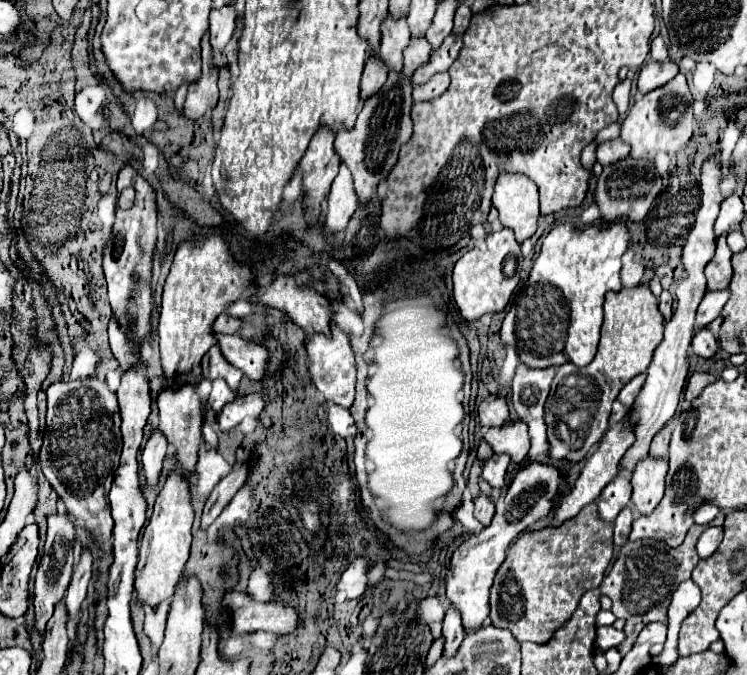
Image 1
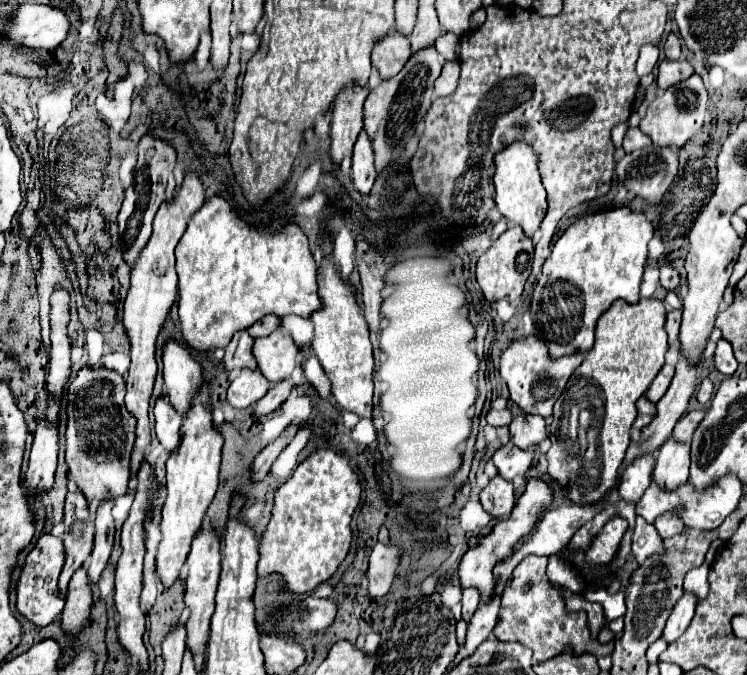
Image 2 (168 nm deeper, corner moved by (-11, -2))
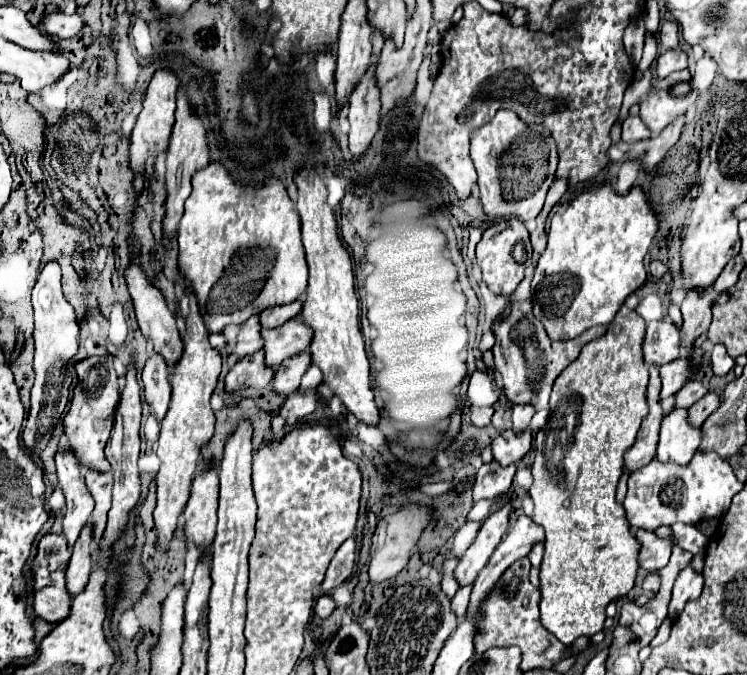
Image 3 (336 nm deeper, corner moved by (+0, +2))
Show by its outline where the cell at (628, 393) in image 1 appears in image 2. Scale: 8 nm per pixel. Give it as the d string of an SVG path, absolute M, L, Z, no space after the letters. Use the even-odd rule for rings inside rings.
M665 364L661 370L659 370L659 374L655 376L655 380L651 382L651 388L647 388L647 392L643 394L647 400L651 400L651 402L657 402L663 394L665 394L665 390L669 388L669 382L671 382L671 376L673 376L673 366L669 366L669 364Z

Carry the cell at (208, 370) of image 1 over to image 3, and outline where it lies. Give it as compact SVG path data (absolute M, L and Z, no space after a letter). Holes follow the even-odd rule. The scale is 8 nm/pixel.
M254 314L252 318L248 318L246 322L238 324L238 326L230 326L228 330L224 330L224 334L228 336L228 340L232 342L232 352L242 358L248 354L254 354L262 348L264 338L260 336L260 316Z

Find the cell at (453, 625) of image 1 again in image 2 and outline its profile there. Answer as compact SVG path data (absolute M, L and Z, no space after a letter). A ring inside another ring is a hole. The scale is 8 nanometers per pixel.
M467 588L467 590L463 590L463 614L461 614L461 618L469 624L471 622L471 616L475 614L475 608L479 606L479 592L475 590L475 588Z

